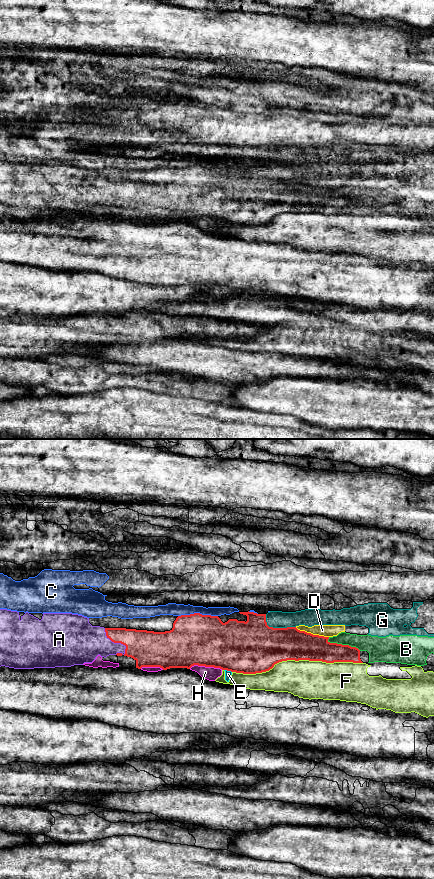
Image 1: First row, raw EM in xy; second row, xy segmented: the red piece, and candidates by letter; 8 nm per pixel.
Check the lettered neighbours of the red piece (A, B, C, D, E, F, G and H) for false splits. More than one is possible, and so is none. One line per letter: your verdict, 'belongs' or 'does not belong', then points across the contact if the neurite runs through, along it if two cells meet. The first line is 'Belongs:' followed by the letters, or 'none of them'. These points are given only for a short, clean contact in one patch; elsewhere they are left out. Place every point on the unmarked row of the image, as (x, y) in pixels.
Belongs: A
A: belongs | across xy (146, 199), (130, 194), (116, 194), (85, 194)
B: does not belong
C: does not belong
D: does not belong | along xy (295, 179), (328, 189)
E: does not belong
F: does not belong
G: does not belong
H: does not belong

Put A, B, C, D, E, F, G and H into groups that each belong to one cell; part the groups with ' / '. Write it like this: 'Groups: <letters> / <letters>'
Groups: A / B / C / D G / E F / H

